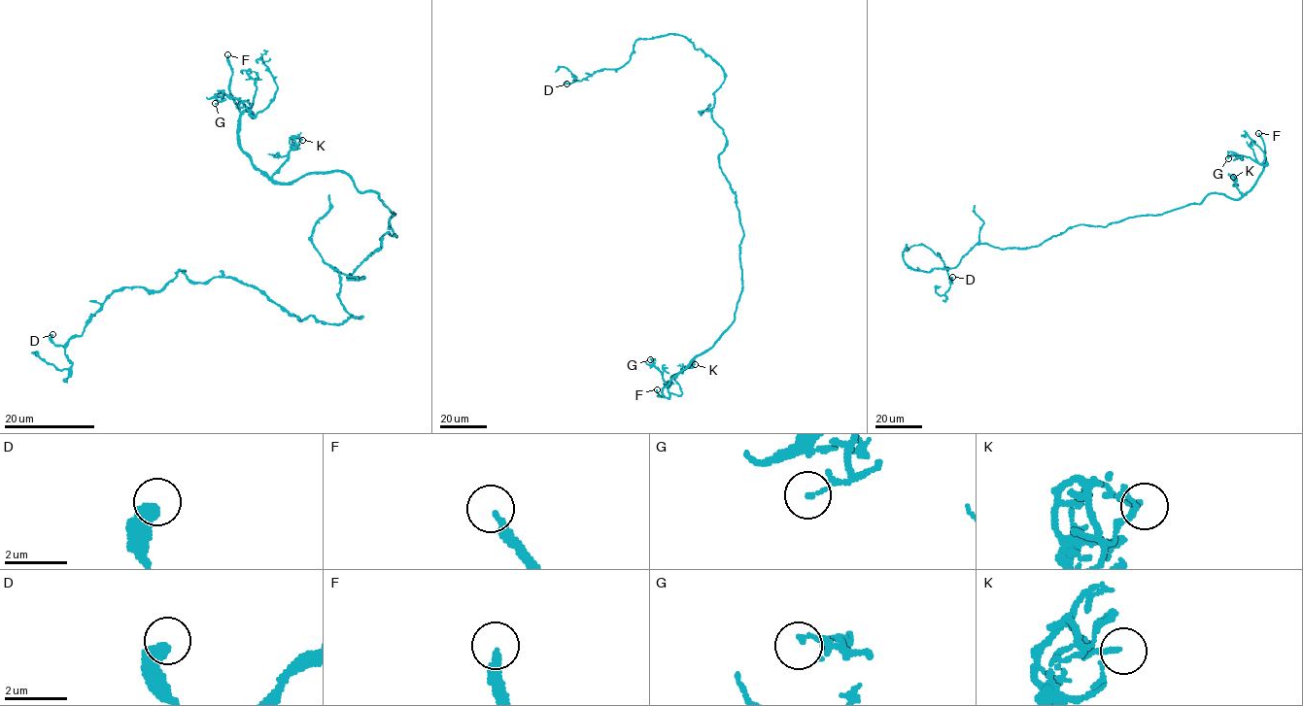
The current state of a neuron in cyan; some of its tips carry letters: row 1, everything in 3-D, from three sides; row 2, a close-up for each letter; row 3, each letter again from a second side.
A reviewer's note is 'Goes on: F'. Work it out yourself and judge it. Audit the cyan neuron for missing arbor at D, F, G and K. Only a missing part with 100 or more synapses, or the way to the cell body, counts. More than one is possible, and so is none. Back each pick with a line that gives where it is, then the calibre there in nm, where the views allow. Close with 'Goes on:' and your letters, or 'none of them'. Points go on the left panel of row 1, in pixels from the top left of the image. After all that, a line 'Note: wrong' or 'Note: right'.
F: (227, 54) | 240 nm
Goes on: F
Note: right

